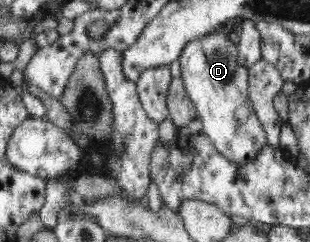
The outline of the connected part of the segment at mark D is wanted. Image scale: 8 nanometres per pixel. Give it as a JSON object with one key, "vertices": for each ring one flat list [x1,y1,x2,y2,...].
{"vertices":[[223,28,222,32,216,30,202,38,193,39,179,58,182,67,180,77,184,82,186,93,196,108,197,116,202,121,203,133,226,160,233,161,234,164,242,164,256,159,262,147,266,147,267,138,248,98,248,67,241,65,238,60,238,45,231,41,230,33,229,29]]}

